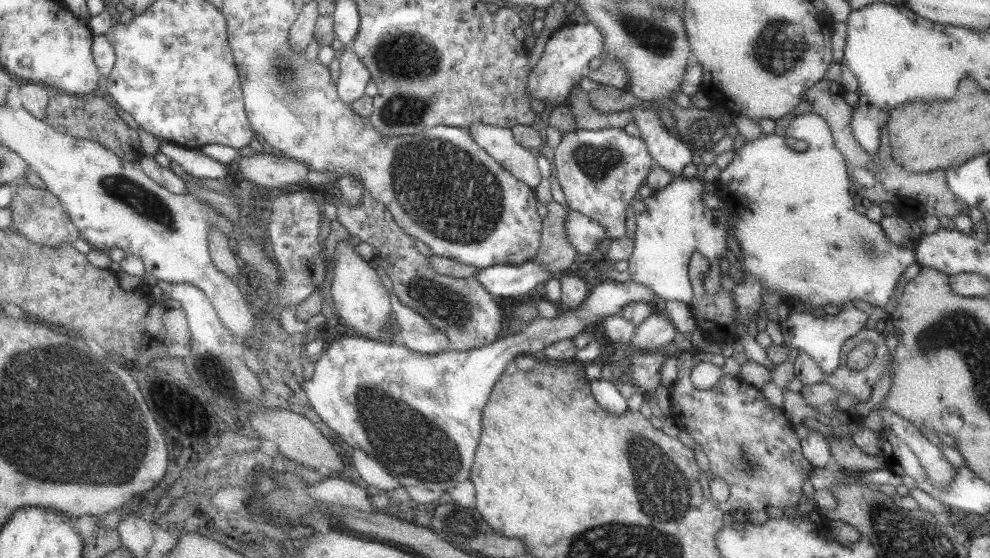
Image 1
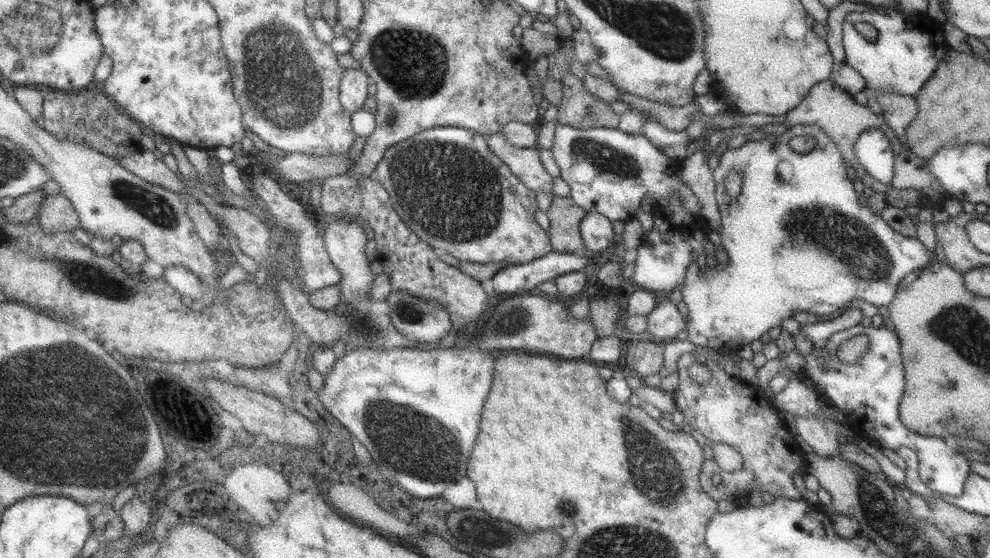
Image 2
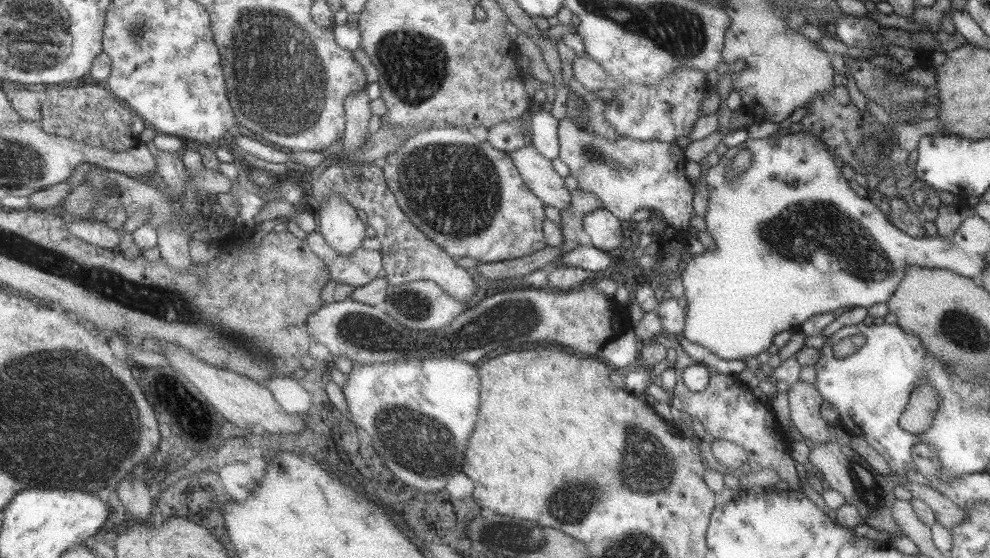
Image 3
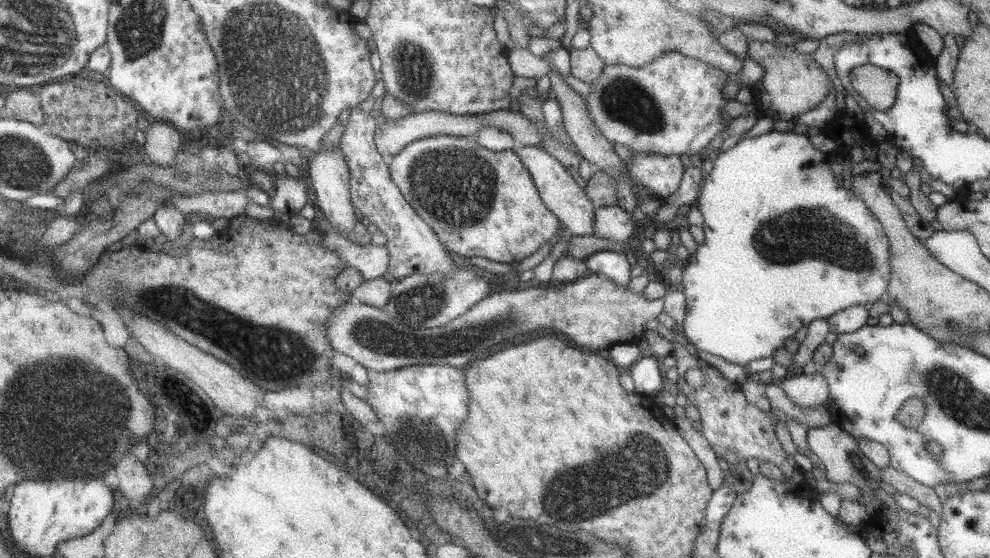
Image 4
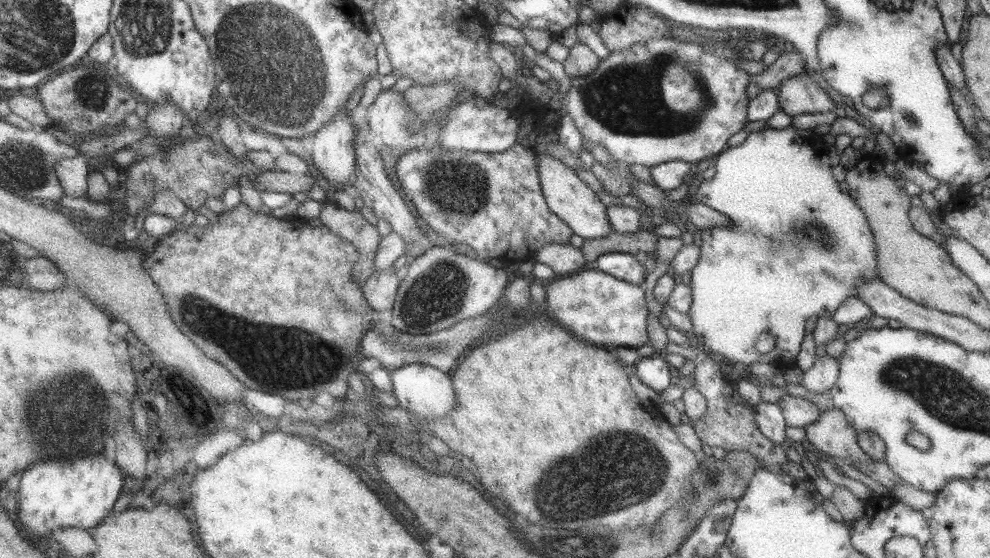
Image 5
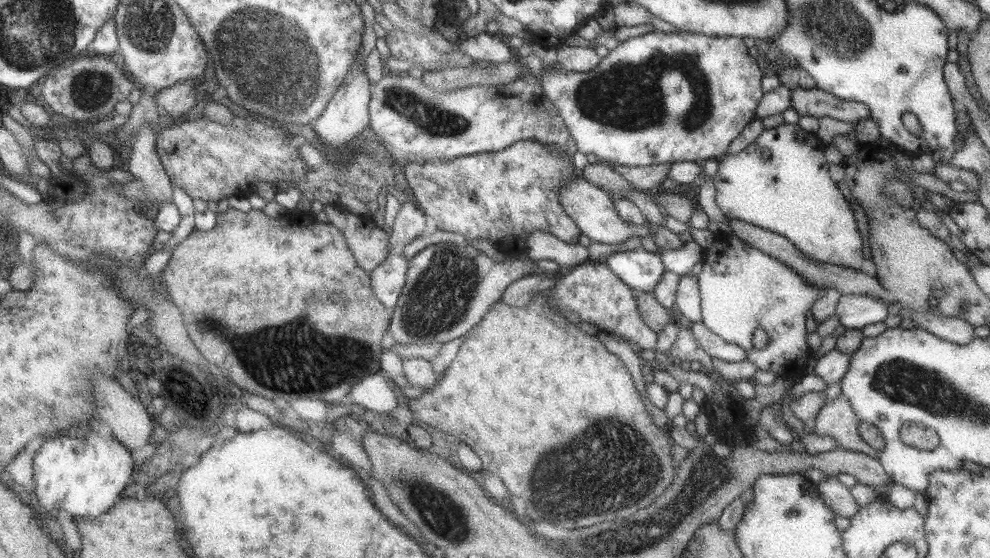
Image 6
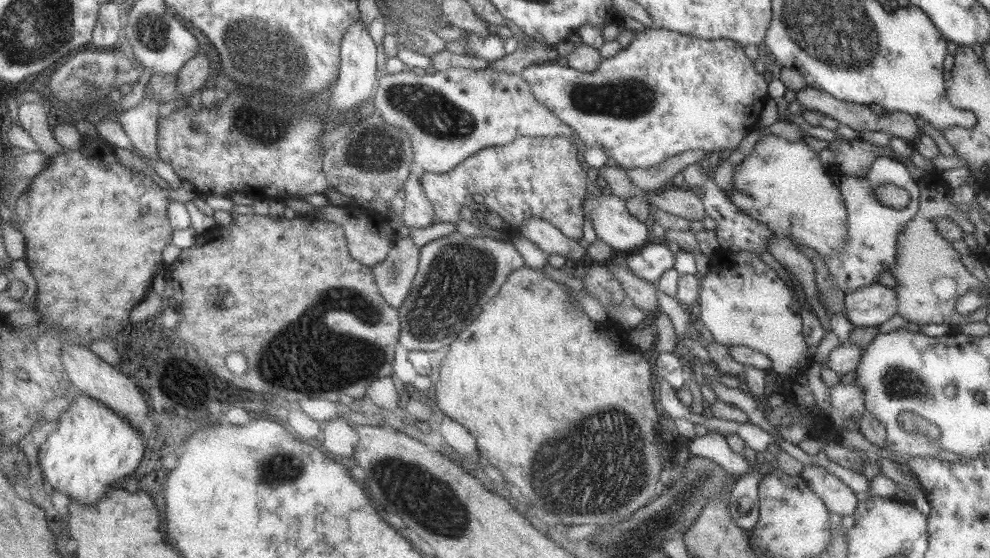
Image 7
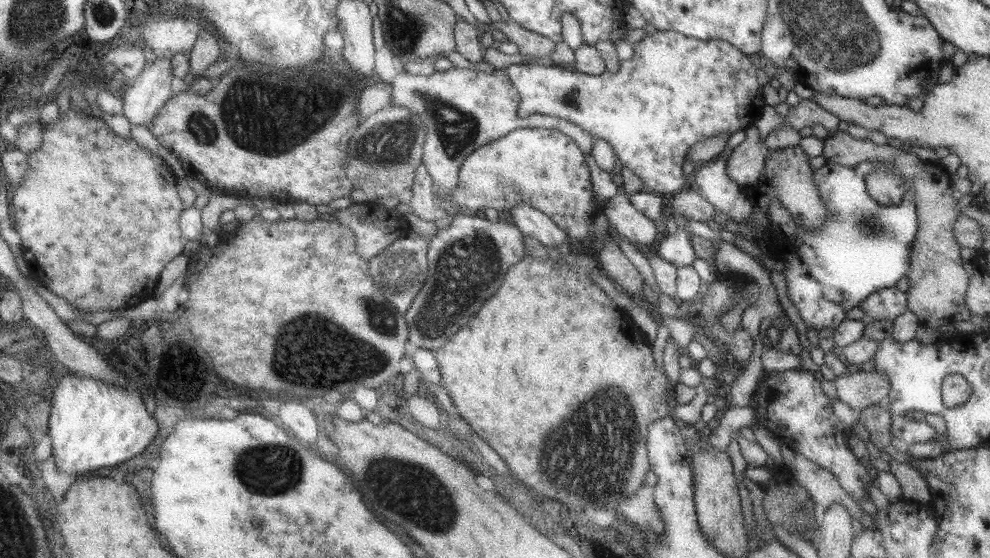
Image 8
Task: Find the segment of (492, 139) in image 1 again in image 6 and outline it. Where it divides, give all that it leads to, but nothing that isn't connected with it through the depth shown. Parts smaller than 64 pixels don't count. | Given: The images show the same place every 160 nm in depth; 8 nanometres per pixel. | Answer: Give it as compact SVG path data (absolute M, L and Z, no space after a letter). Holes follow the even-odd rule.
M583 177L571 179L569 184L563 186L563 190L559 190L559 205L577 225L580 234L584 234L593 242L620 243L629 237L650 236L653 228L652 225L625 224L615 210L613 198L599 189L597 185L587 182Z

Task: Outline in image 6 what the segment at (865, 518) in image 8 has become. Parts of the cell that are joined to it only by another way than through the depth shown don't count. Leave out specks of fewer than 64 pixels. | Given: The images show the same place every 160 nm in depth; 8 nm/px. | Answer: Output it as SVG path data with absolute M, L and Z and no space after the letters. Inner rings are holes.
M825 475L816 485L821 500L836 514L851 518L859 508L845 487L835 476Z

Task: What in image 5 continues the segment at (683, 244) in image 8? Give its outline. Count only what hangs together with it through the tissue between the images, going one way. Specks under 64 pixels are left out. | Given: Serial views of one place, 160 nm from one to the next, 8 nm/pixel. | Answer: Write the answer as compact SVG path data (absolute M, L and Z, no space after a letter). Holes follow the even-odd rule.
M606 252L591 264L593 268L628 283L643 286L645 266L638 264L633 254Z

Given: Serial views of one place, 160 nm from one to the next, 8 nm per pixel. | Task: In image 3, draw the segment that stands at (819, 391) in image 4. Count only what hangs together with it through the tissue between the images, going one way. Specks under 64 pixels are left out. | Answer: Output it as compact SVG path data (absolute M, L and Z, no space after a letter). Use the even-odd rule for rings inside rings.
M798 380L793 386L782 388L787 395L789 418L795 430L810 443L828 442L833 437L832 428L821 418L820 406L824 400L816 387Z

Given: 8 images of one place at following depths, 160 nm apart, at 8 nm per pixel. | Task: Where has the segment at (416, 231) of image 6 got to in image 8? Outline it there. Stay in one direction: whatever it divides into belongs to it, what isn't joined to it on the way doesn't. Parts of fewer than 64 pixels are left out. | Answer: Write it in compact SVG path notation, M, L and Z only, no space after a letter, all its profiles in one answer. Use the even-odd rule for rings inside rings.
M421 164L413 175L413 184L410 187L410 212L426 221L435 219L436 206L434 203L433 179Z

